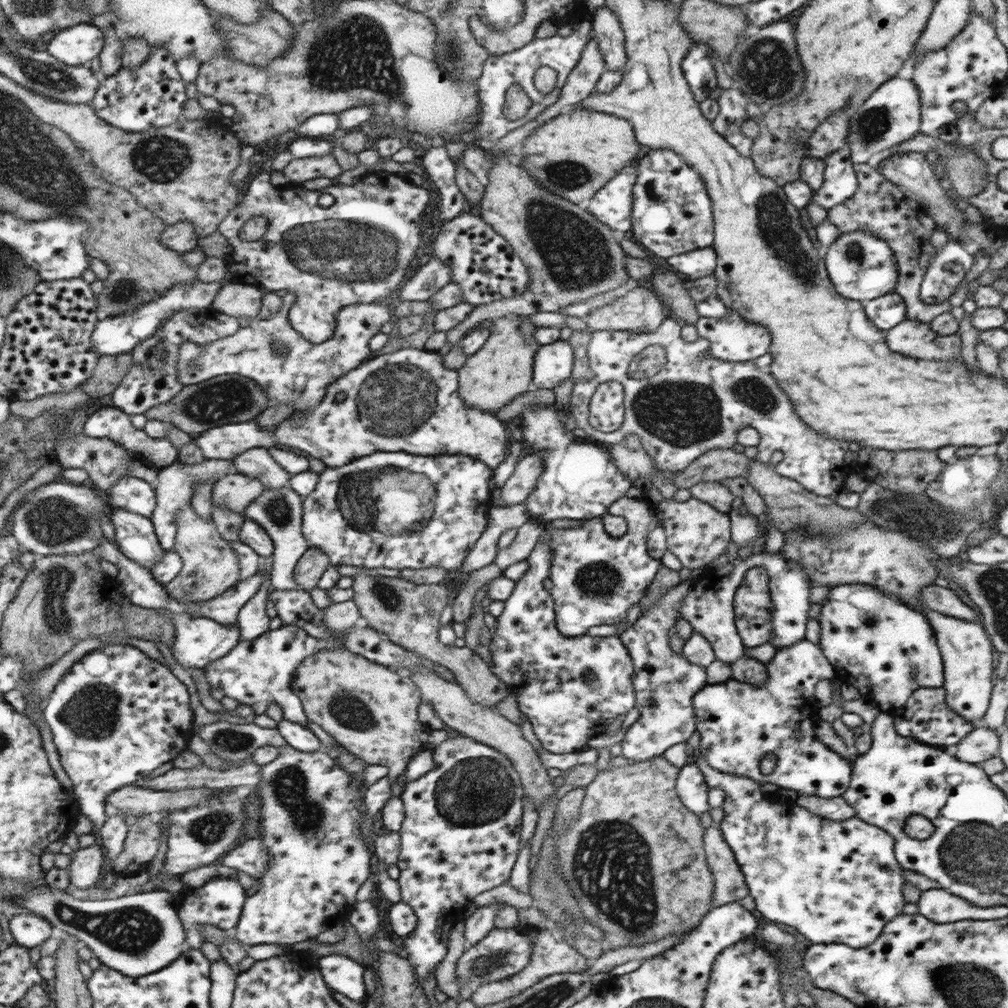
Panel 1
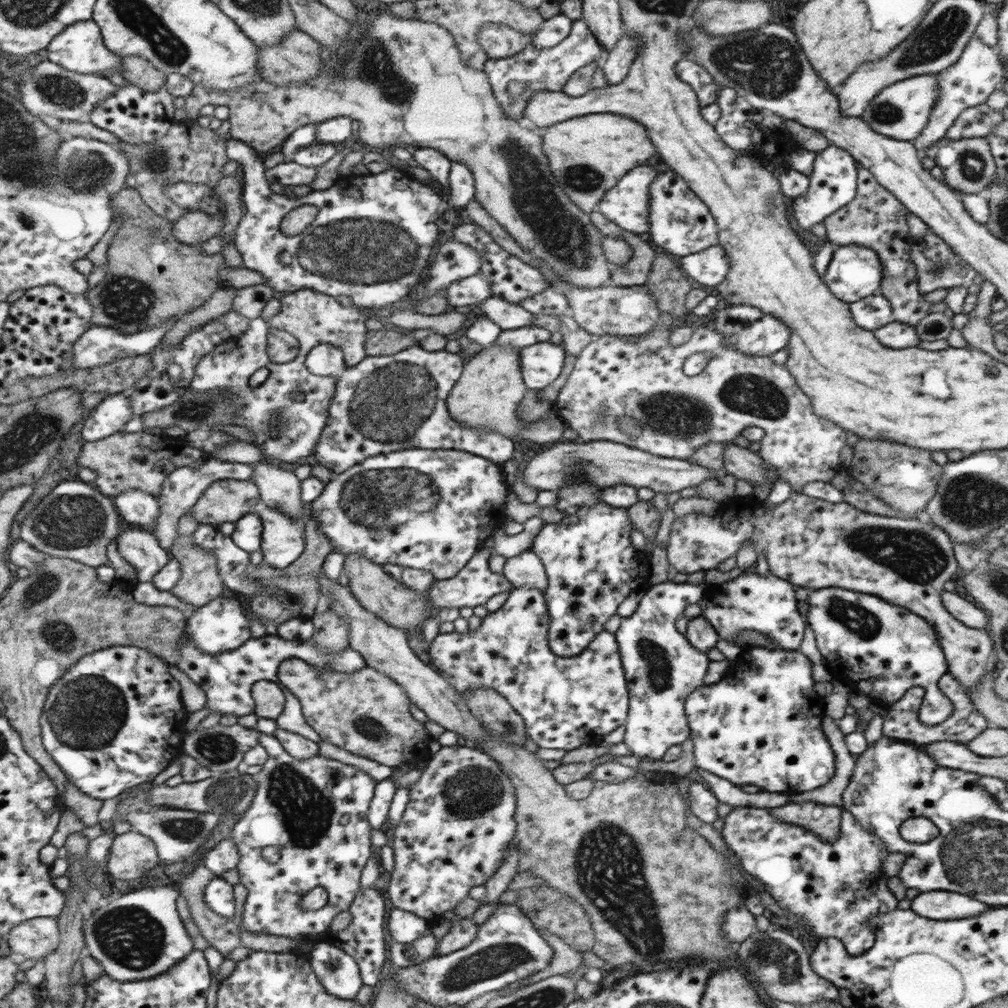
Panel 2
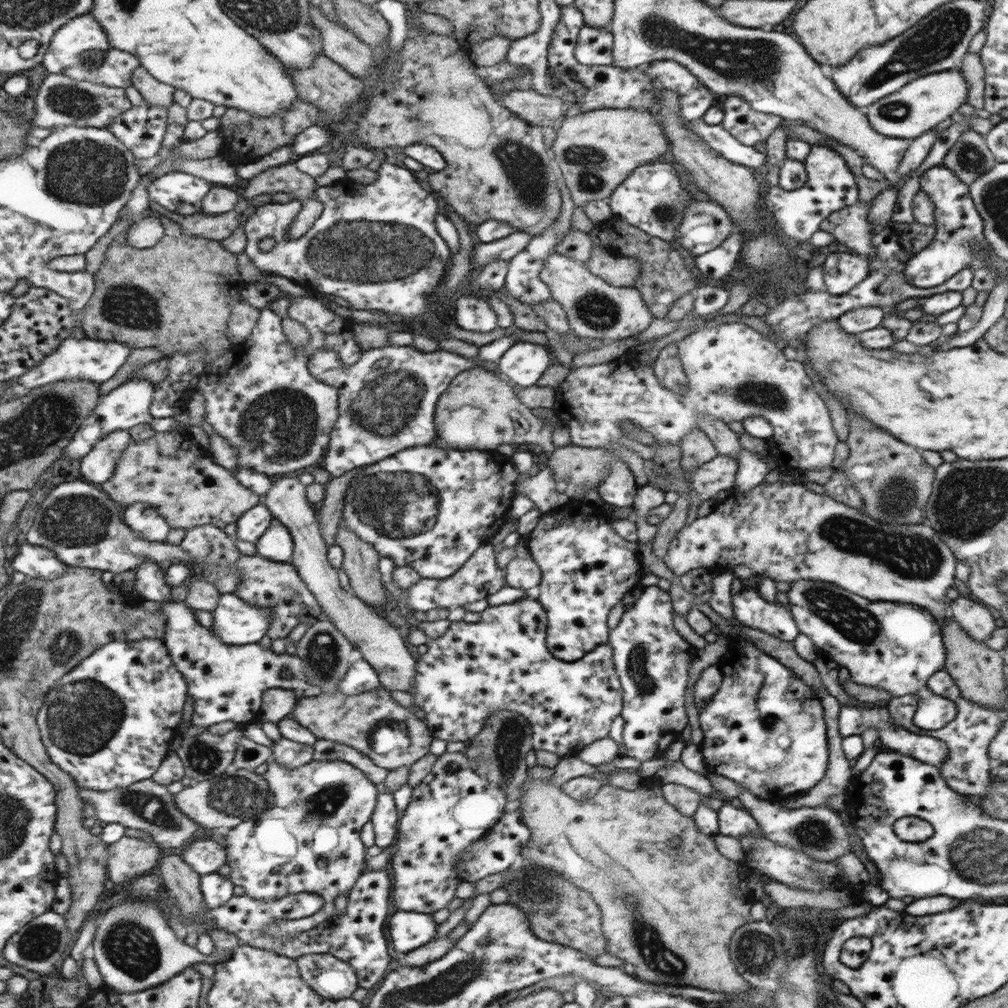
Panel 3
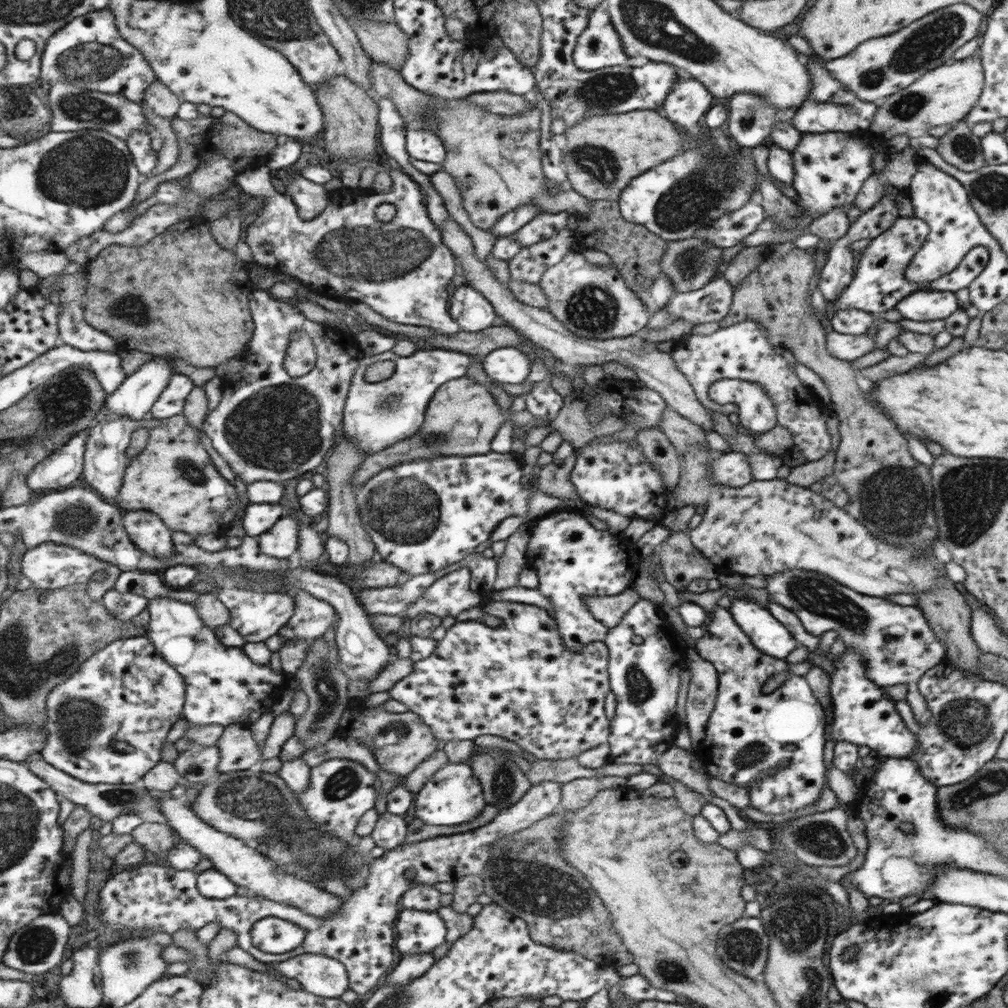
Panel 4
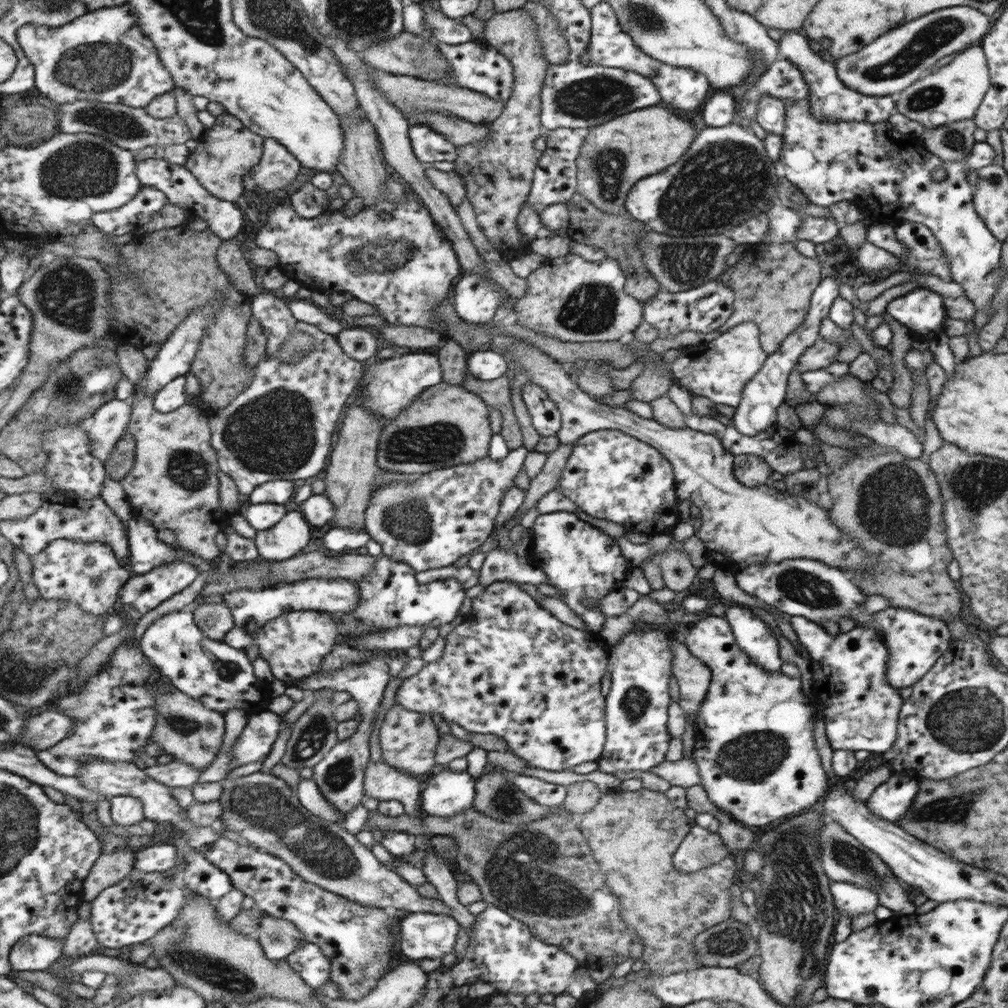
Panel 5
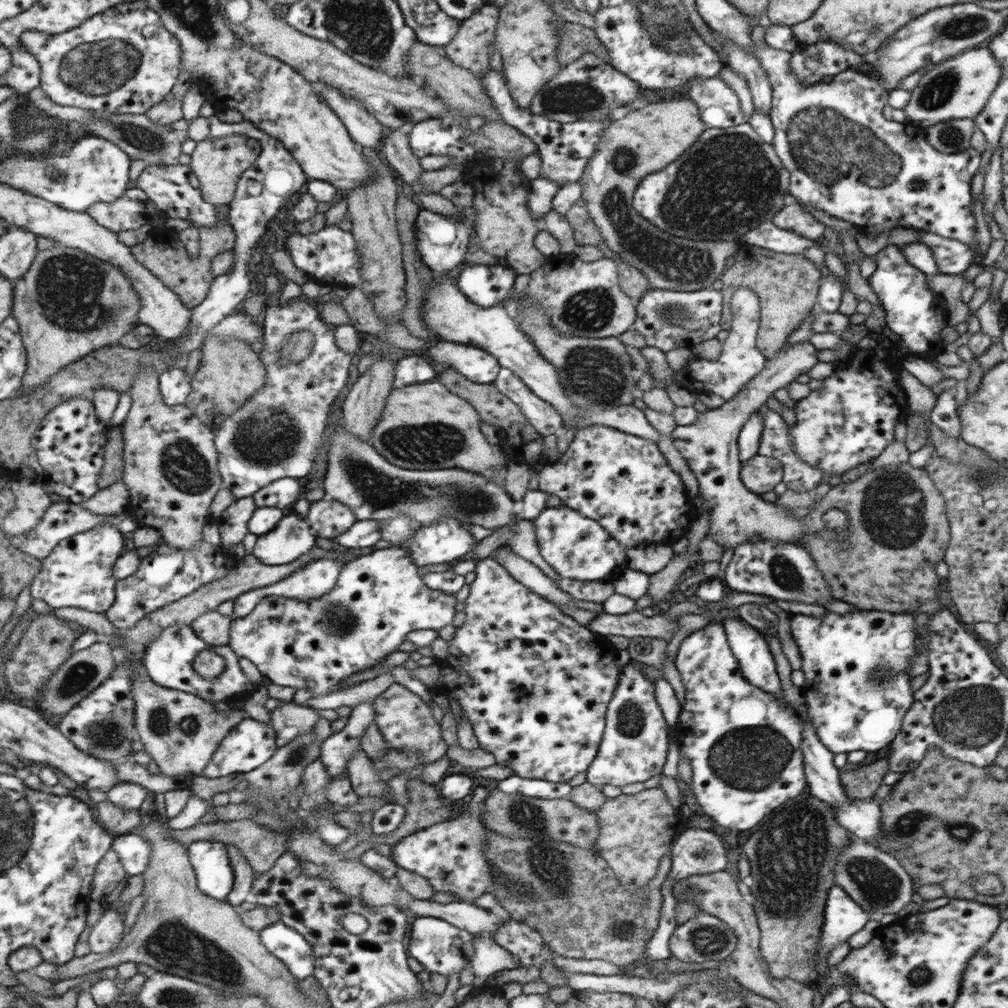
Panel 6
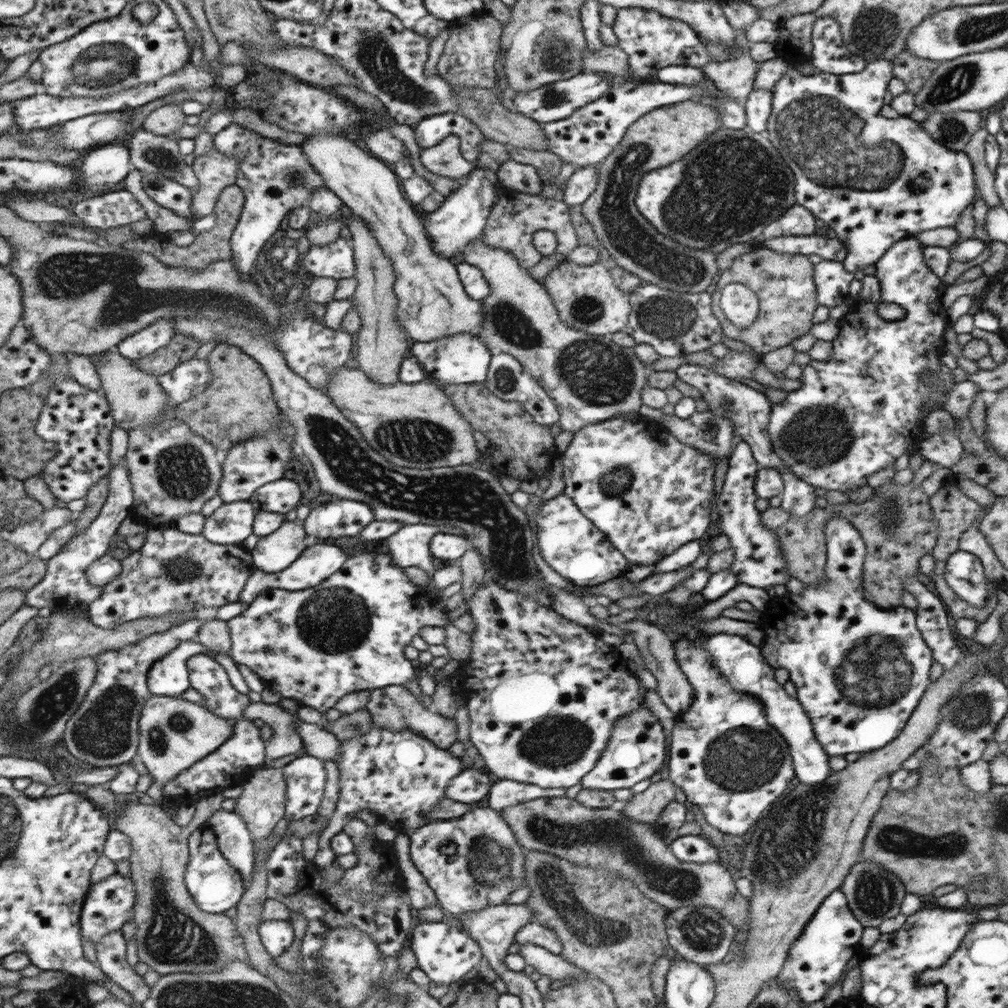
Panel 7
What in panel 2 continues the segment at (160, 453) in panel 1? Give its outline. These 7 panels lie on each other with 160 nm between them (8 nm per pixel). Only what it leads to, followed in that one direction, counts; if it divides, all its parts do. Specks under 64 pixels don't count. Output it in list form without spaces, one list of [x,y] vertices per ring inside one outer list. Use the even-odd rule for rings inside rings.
[[[125,393],[106,396],[101,404],[89,408],[89,414],[84,422],[82,438],[85,442],[97,442],[105,437],[113,436],[124,430],[125,425],[136,417],[131,399]]]

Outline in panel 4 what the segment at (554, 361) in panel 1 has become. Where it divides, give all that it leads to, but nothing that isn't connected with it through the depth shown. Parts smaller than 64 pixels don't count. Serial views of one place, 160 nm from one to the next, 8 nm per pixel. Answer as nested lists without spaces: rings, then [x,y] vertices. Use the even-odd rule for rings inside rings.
[[[511,346],[491,350],[483,356],[482,369],[492,380],[500,384],[519,384],[529,374],[532,356],[525,357]]]

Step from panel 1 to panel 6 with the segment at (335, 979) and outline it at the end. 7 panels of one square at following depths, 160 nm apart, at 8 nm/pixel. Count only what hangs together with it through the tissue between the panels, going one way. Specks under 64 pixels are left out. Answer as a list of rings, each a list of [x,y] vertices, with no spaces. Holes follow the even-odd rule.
[[[280,920],[259,933],[263,944],[284,961],[297,979],[311,979],[314,976],[316,958],[313,949],[298,930]]]

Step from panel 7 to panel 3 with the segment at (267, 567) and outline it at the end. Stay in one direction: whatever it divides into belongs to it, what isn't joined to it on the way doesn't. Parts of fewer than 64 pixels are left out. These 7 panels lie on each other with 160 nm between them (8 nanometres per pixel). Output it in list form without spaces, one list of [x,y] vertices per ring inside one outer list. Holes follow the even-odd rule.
[[[275,518],[267,532],[256,542],[258,554],[273,562],[291,563],[294,538],[283,522]]]

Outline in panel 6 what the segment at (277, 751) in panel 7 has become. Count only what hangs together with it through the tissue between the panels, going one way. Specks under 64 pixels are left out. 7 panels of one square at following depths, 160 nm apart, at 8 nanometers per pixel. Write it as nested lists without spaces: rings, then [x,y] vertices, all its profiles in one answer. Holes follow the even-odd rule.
[[[141,670],[133,678],[133,698],[136,701],[136,728],[144,750],[159,764],[160,772],[165,776],[202,776],[202,772],[212,761],[215,751],[223,739],[243,718],[245,711],[232,713],[215,710],[209,701],[197,697],[195,694],[177,691],[170,687],[157,685],[145,670]],[[282,702],[269,712],[269,724],[275,730],[275,744],[283,748],[291,744],[298,736],[312,732],[319,720],[319,714],[305,704]]]

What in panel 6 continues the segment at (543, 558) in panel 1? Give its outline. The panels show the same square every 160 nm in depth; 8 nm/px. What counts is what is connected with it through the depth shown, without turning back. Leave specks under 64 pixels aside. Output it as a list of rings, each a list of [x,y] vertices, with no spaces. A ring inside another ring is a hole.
[[[488,557],[477,562],[474,570],[474,580],[469,586],[469,596],[464,601],[464,621],[456,626],[451,640],[447,640],[447,656],[438,660],[440,664],[440,678],[433,687],[427,687],[431,693],[443,692],[446,698],[457,701],[465,718],[471,725],[472,733],[477,739],[478,746],[488,752],[494,758],[494,763],[510,768],[511,772],[521,778],[533,778],[546,780],[547,782],[567,783],[576,774],[584,772],[595,758],[603,738],[603,716],[605,708],[612,700],[613,691],[617,686],[617,668],[613,658],[617,658],[617,652],[613,646],[609,646],[603,635],[593,634],[588,629],[580,627],[577,622],[565,616],[552,602],[545,601],[542,597],[530,592],[523,584],[515,581],[509,574]]]

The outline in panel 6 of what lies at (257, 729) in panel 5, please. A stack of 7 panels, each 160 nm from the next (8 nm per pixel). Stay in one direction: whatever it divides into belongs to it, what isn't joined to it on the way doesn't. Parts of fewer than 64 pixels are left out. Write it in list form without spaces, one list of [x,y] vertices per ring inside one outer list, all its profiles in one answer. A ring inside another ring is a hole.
[[[245,717],[225,738],[215,751],[212,761],[207,764],[202,776],[207,778],[221,778],[229,776],[236,772],[245,774],[246,772],[256,770],[262,764],[265,764],[278,749],[275,744],[275,730],[269,723],[261,723],[250,717]]]

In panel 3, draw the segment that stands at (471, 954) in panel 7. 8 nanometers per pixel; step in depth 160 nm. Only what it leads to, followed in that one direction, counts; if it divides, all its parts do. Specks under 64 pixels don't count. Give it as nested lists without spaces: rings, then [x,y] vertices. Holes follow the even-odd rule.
[[[405,911],[393,913],[388,924],[391,946],[399,955],[427,944],[438,927],[431,915]]]

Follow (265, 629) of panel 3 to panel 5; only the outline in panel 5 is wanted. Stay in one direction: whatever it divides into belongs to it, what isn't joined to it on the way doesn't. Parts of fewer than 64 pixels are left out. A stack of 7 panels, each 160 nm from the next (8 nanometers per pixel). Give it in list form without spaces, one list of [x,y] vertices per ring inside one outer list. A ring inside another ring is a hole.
[[[309,578],[307,580],[286,582],[270,589],[244,589],[227,593],[222,598],[223,603],[232,610],[237,629],[245,629],[247,632],[257,632],[269,620],[277,620],[281,614],[291,611],[328,611],[329,613],[355,612],[359,608],[359,588],[353,581],[343,578]]]

